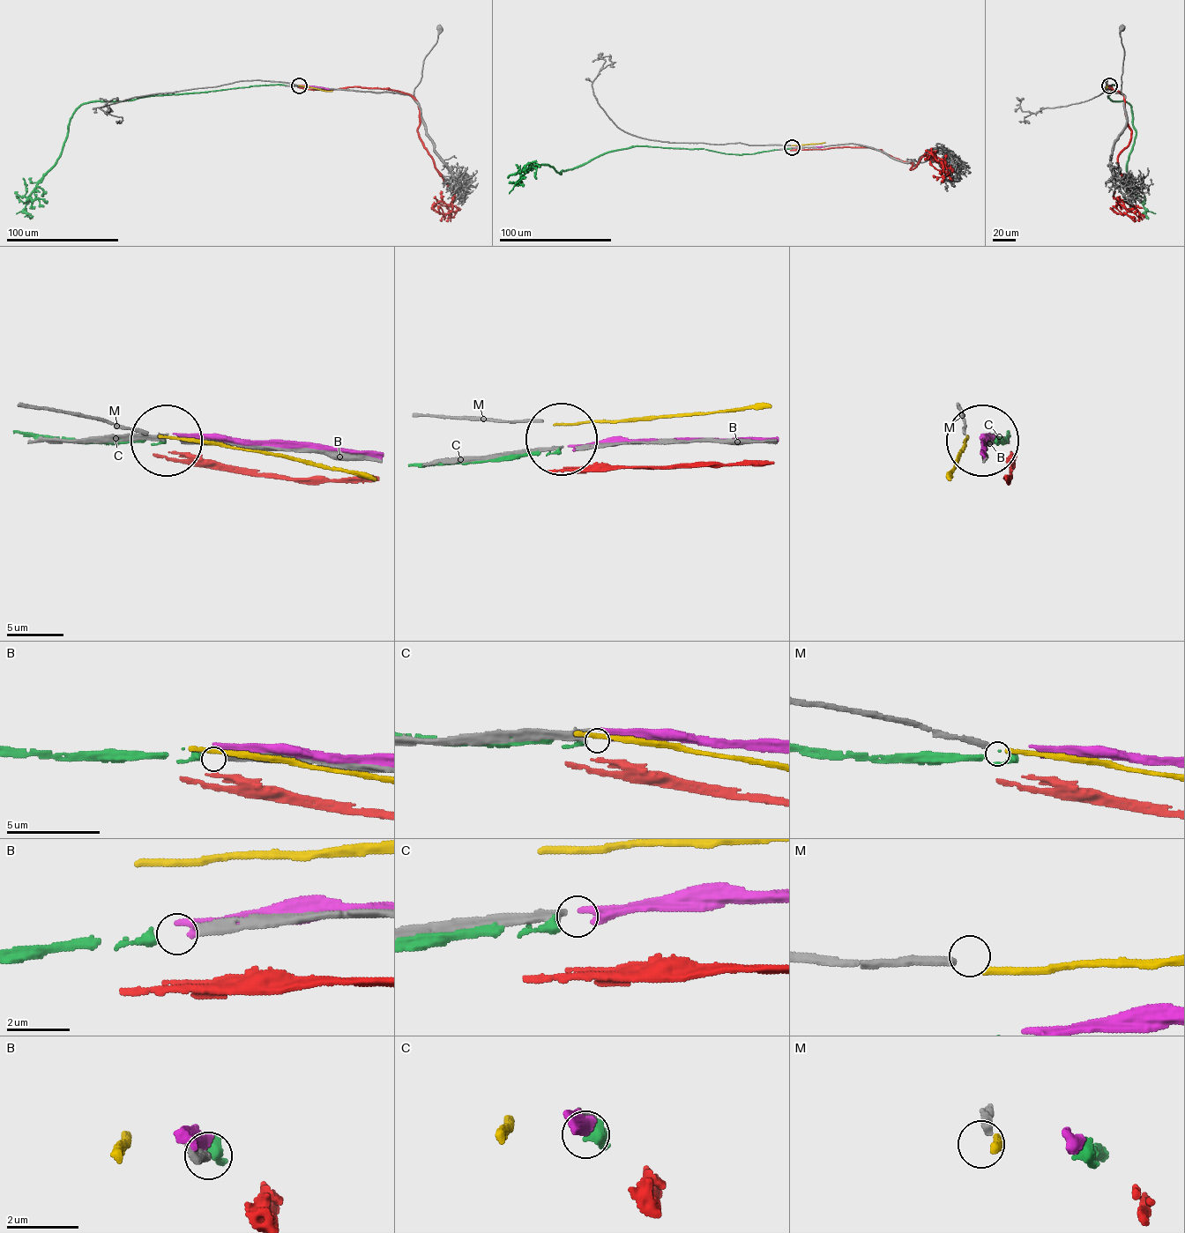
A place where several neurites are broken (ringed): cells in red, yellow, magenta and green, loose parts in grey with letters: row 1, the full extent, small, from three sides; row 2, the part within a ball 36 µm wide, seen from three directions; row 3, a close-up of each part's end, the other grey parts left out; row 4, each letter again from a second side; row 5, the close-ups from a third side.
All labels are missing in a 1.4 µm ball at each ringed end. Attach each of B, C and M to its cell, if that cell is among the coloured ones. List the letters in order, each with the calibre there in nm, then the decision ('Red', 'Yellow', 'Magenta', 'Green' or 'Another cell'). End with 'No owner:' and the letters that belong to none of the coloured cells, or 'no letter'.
B: Thickness 280 nm. Green
C: Thickness 400 nm. Magenta
M: Thickness 300 nm. Another cell
No owner: M

